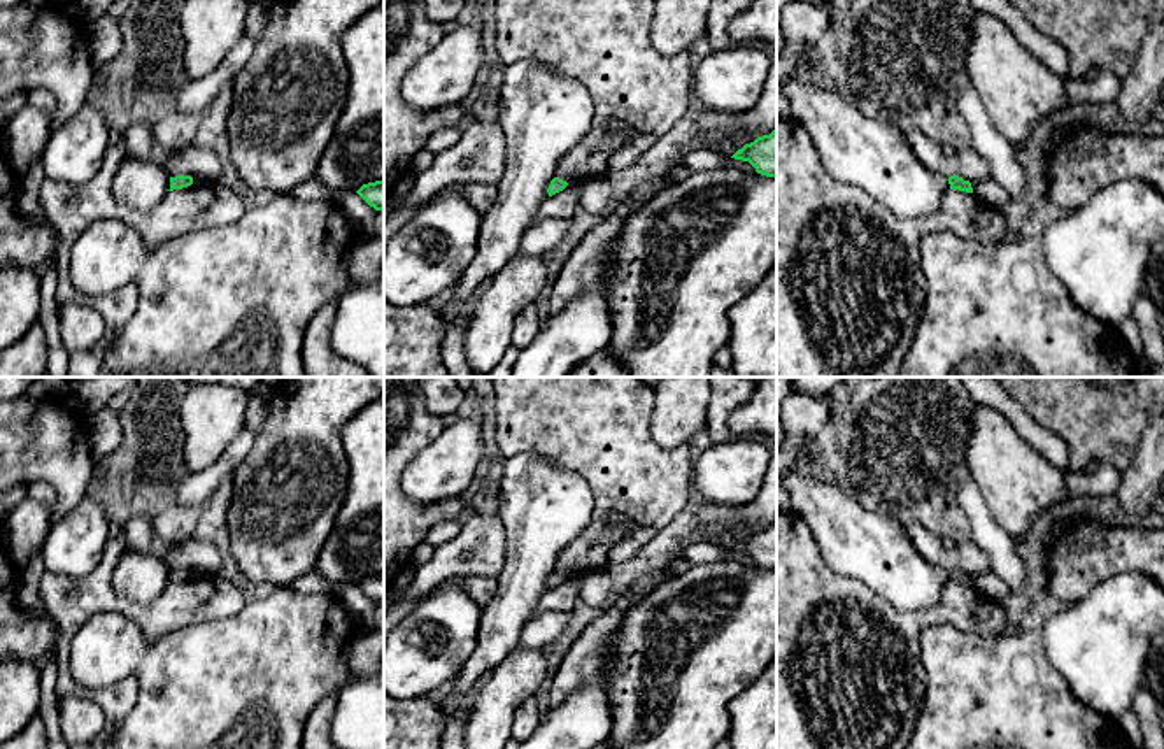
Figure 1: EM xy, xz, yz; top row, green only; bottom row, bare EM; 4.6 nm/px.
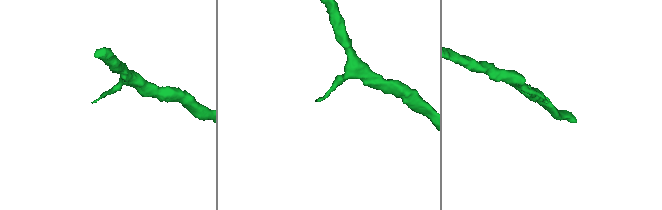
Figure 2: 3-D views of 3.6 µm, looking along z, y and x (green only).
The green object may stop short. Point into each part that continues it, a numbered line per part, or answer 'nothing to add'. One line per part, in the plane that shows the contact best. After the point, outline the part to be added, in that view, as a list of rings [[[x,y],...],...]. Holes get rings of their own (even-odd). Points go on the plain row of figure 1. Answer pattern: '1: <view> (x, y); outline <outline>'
nothing to add

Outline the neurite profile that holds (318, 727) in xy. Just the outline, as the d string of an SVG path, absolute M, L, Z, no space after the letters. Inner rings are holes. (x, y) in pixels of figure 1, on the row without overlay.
M333 696L319 702L303 724L302 749L340 749L331 742Z

